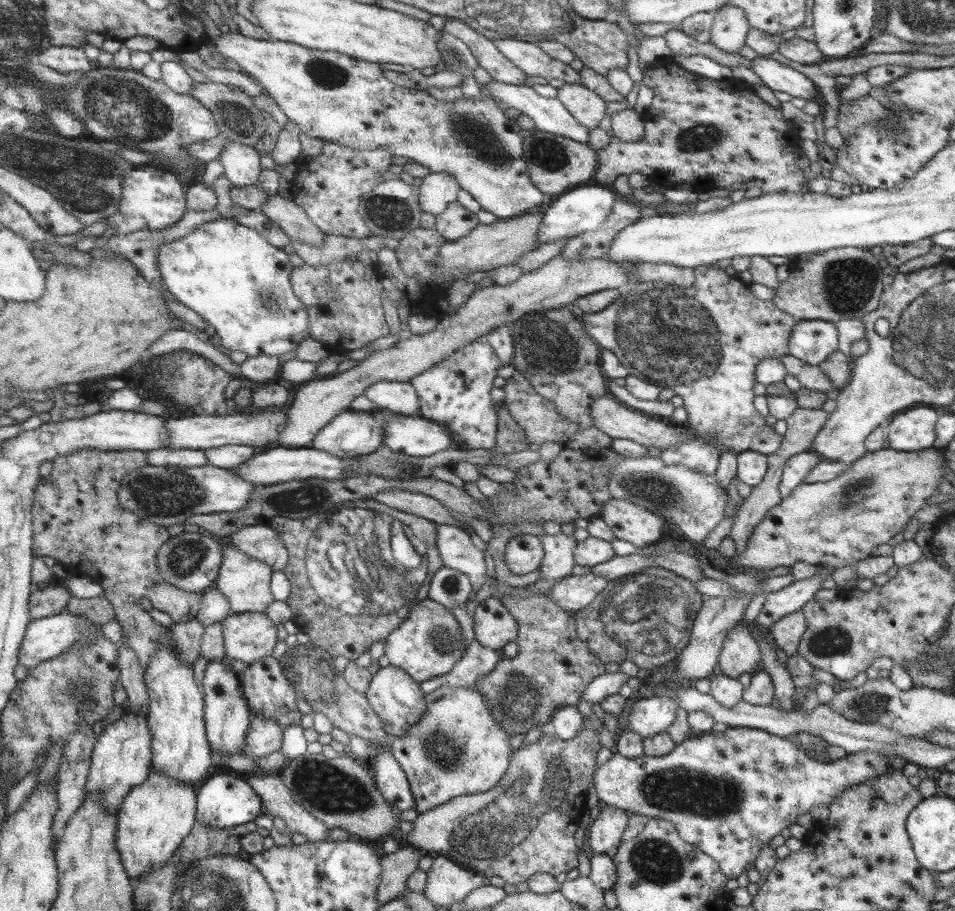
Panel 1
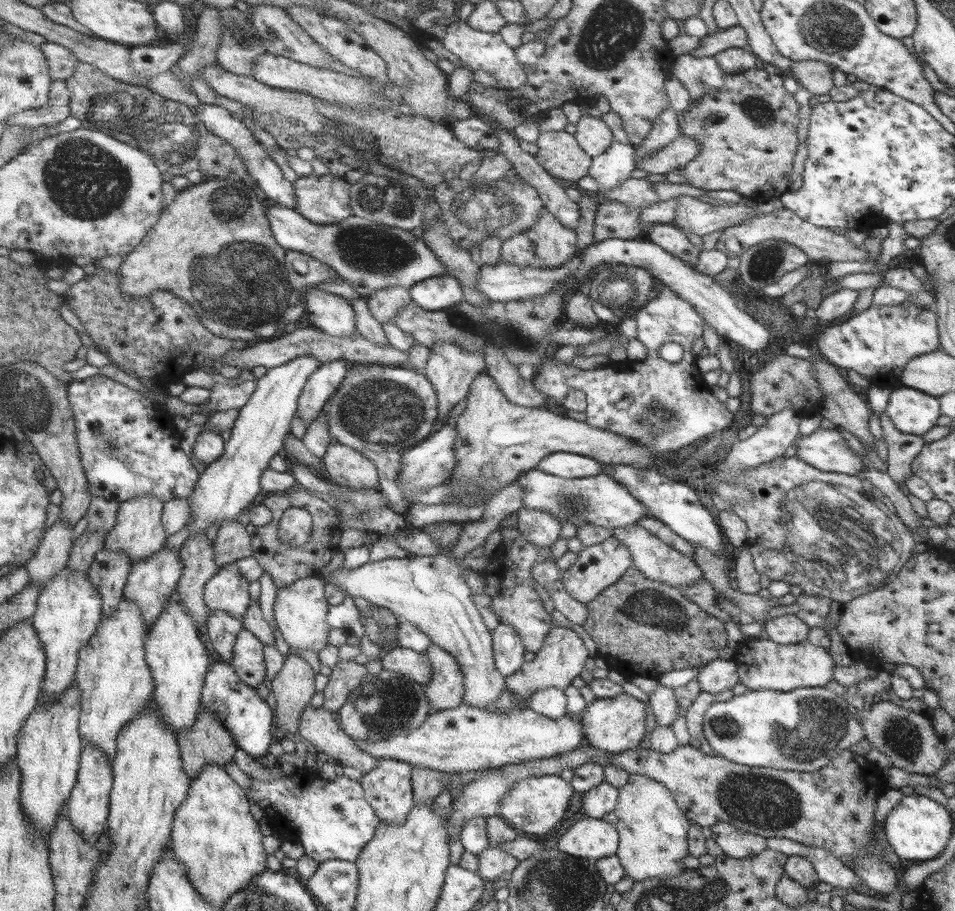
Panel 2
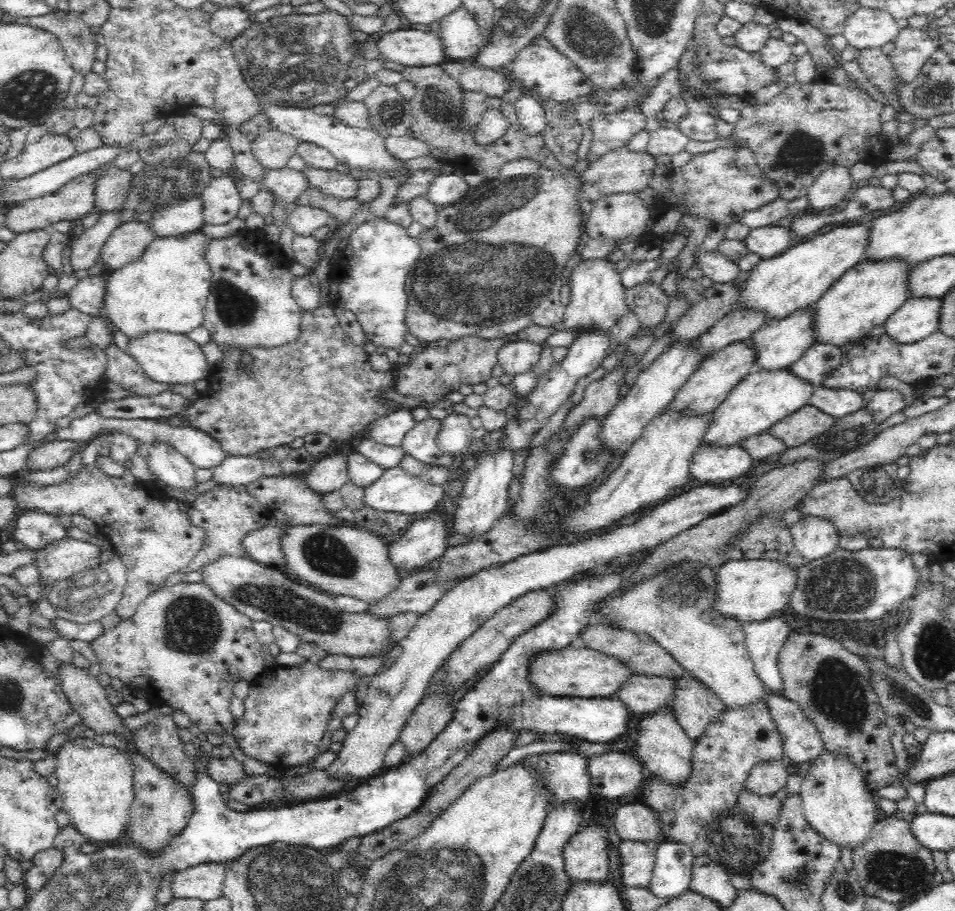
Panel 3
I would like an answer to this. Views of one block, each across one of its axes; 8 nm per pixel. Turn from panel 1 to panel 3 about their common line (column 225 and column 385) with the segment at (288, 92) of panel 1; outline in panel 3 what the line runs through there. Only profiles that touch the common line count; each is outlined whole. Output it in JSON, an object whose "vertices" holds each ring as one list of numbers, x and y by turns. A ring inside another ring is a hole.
{"vertices":[[397,29,381,34,376,53,404,66,439,65,444,60,444,45,439,34,418,29]]}

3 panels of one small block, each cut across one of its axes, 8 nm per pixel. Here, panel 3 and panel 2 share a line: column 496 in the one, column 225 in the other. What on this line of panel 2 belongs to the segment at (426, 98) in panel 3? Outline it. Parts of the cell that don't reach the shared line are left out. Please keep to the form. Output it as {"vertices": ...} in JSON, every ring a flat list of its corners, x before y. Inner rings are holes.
{"vertices":[[82,61,76,72,67,80,71,90,72,115,81,120,84,128,104,131,151,155,160,172,163,172,164,182,171,181,175,175,184,177,194,170,202,175,218,178,236,174,238,178,251,180,237,150,225,138,212,134,196,118,193,106,164,98,142,85,112,78,112,75,106,74,100,67]]}

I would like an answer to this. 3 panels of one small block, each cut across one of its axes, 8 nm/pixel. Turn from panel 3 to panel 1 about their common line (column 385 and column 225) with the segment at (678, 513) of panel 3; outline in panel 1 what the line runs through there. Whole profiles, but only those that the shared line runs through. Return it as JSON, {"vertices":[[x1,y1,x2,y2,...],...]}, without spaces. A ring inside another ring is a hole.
{"vertices":[[224,656,219,660,212,660,207,665,204,679,201,686,204,686,204,699,207,700,207,733,212,744,212,750,216,754,226,754,226,752,242,753,247,745,247,731,251,727,253,720,250,704,243,694,239,674,236,674,228,664]]}

